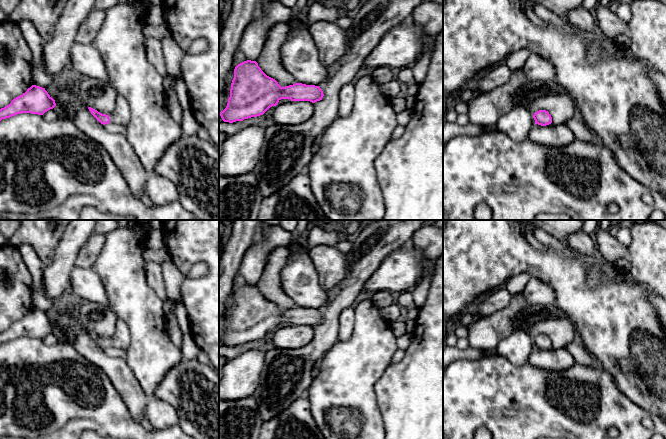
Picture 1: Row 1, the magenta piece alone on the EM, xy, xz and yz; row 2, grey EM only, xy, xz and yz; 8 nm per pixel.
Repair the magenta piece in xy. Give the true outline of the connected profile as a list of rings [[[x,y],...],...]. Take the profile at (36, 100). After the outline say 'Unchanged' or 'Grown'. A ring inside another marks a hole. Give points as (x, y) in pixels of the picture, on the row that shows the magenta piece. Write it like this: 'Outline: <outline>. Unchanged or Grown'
Outline: [[[32,85],[25,93],[14,98],[9,105],[0,109],[0,121],[21,113],[43,115],[55,106],[55,100],[45,88]]]. Unchanged

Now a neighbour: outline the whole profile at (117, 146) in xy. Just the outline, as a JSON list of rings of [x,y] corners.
[[[62,82],[54,100],[56,105],[64,107],[78,129],[107,151],[125,177],[133,195],[140,199],[145,192],[148,172],[144,169],[127,137],[107,131],[104,125],[91,114],[82,98],[77,98],[69,86]]]

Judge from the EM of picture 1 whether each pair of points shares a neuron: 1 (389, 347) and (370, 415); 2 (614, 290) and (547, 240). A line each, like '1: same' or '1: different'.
1: same
2: different

